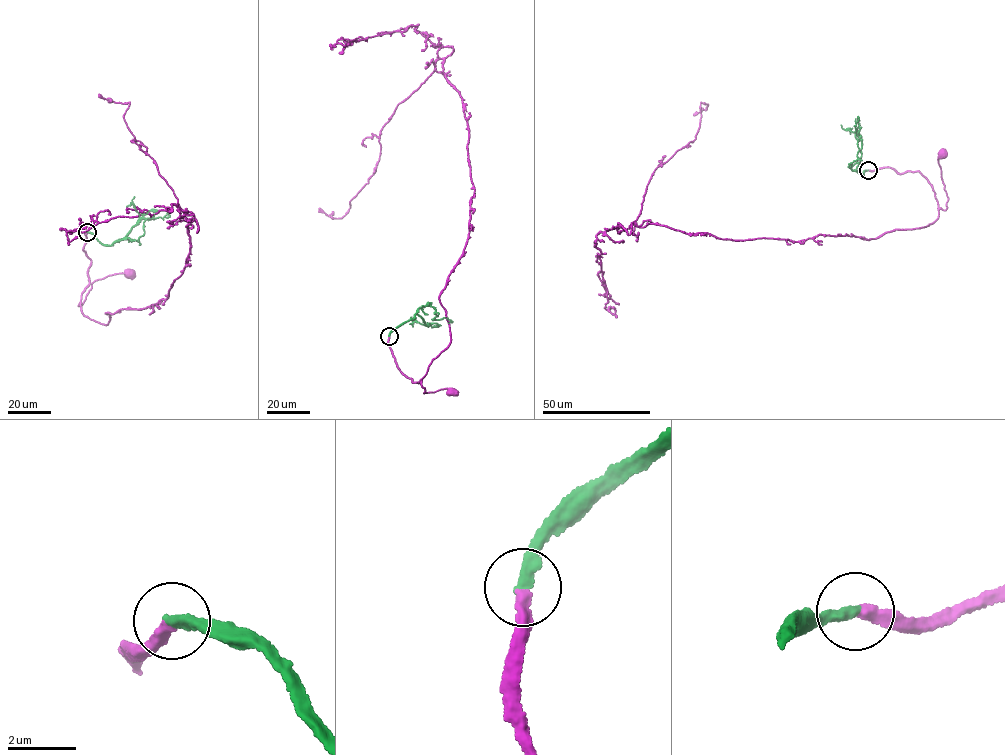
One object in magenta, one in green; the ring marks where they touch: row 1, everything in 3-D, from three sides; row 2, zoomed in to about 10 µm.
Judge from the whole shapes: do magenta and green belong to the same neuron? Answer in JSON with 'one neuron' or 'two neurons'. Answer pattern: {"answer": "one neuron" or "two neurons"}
{"answer": "one neuron"}

